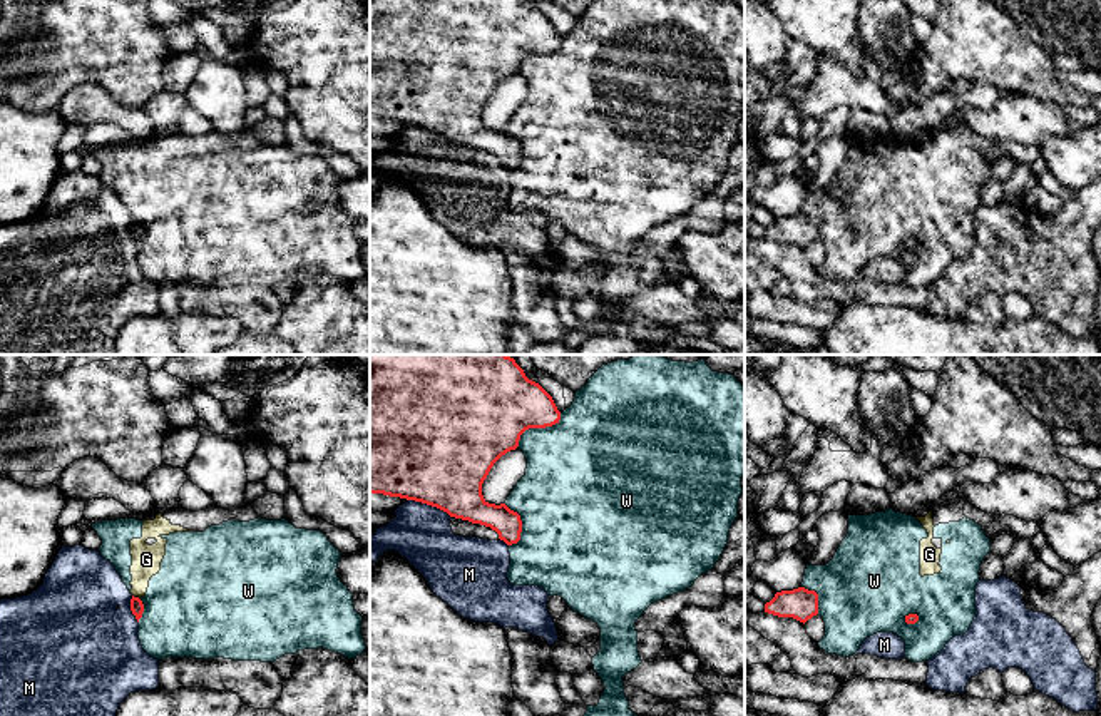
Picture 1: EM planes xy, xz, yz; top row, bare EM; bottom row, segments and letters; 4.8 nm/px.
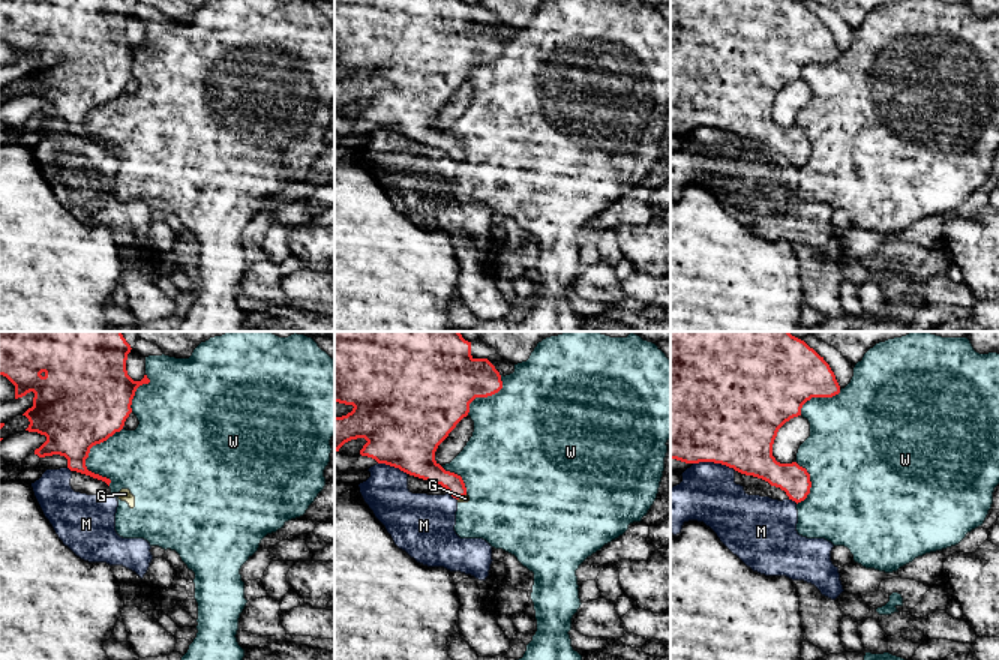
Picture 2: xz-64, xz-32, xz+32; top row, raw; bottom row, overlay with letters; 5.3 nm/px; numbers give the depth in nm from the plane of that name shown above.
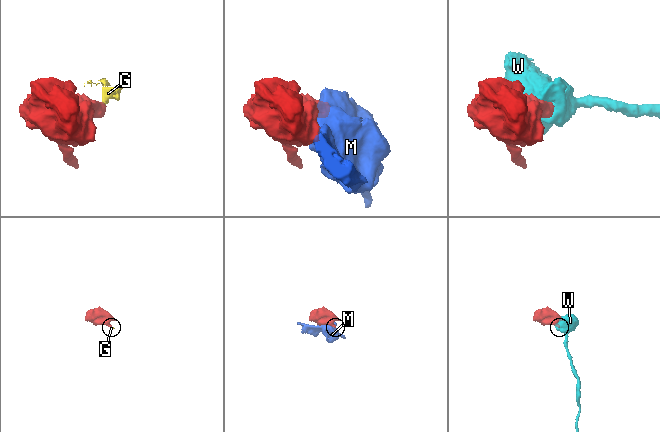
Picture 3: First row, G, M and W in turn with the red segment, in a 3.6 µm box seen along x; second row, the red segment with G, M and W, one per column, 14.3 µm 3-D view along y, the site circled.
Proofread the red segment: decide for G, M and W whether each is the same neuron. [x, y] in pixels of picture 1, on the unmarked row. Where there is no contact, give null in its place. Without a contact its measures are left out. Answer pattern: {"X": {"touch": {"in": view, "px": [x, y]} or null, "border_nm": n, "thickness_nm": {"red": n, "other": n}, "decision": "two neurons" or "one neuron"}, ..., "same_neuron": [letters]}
{"G": {"touch": {"in": "xy", "px": [136, 223]}, "border_nm": 50, "thickness_nm": {"red": 60, "other": 140}, "decision": "two neurons"}, "M": {"touch": {"in": "xz", "px": [430, 129]}, "border_nm": 220, "thickness_nm": {"red": 500, "other": 280}, "decision": "two neurons"}, "W": {"touch": {"in": "xz", "px": [536, 52]}, "border_nm": 280, "thickness_nm": {"red": 380, "other": 420}, "decision": "two neurons"}, "same_neuron": []}

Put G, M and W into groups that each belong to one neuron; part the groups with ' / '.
G W / M

